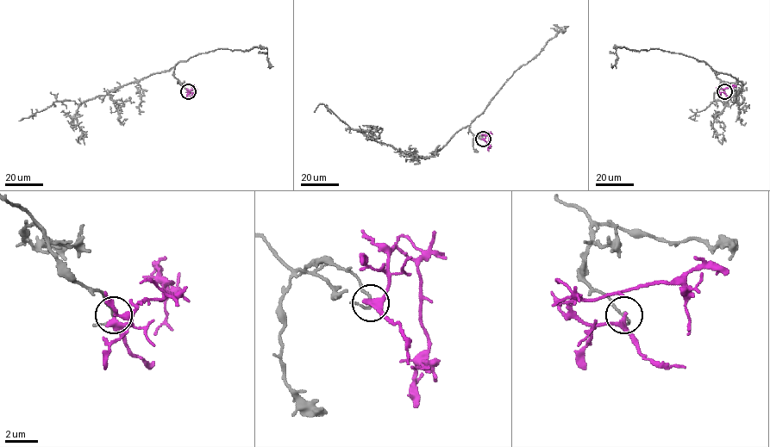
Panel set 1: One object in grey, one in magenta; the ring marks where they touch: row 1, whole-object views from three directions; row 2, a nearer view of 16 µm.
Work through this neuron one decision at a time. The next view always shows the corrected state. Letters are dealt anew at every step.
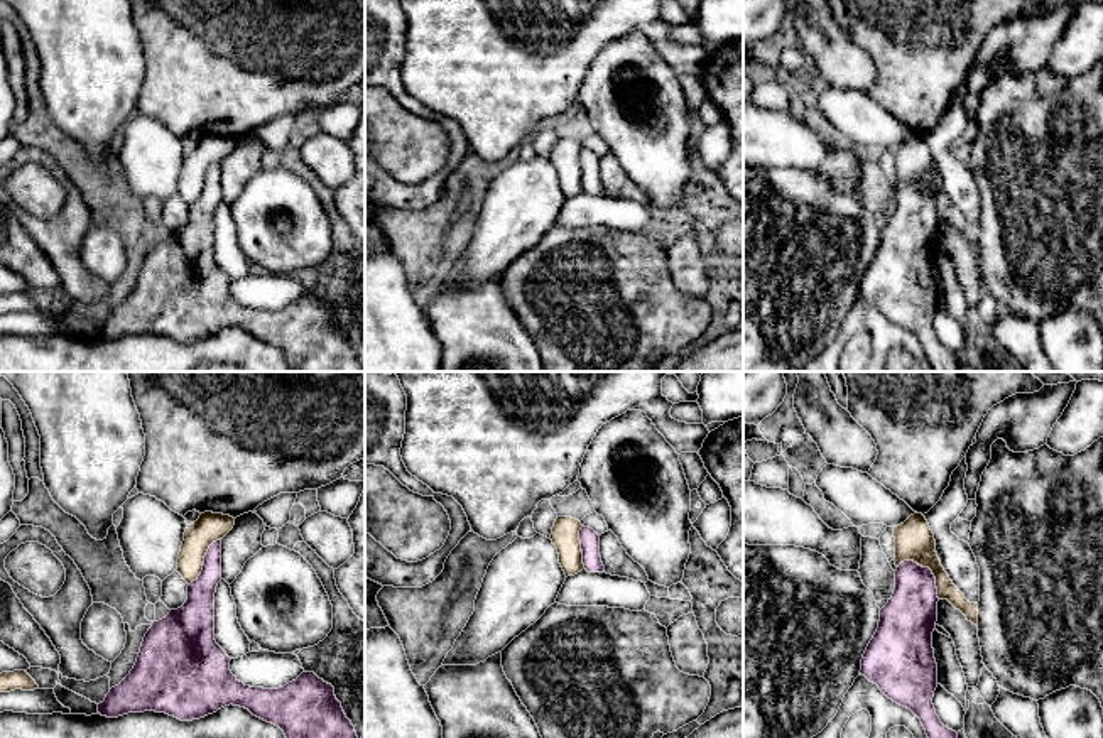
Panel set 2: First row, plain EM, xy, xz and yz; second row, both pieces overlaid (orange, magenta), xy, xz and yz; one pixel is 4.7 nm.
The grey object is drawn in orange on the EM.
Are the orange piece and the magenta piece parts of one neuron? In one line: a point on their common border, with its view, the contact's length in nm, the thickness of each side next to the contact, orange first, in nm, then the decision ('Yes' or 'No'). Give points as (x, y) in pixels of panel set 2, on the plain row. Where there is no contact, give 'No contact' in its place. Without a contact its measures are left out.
Touches orange at yz (928, 188). Shared border 260 nm. Thickness 190 nm (orange) against 240 nm. No

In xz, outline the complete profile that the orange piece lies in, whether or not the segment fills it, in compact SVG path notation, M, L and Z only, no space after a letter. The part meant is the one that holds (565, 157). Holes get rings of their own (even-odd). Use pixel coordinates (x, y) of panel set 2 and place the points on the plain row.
M557 138L552 149L551 162L557 171L559 186L568 198L584 191L579 162L581 144L571 138Z

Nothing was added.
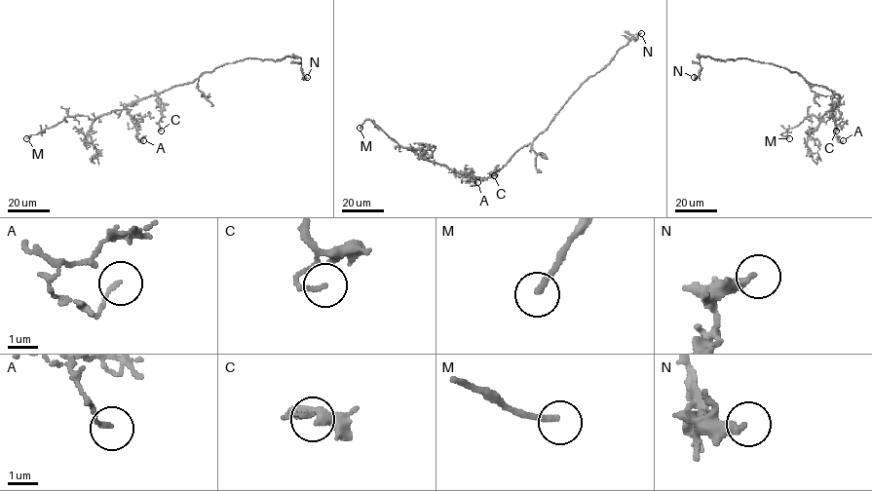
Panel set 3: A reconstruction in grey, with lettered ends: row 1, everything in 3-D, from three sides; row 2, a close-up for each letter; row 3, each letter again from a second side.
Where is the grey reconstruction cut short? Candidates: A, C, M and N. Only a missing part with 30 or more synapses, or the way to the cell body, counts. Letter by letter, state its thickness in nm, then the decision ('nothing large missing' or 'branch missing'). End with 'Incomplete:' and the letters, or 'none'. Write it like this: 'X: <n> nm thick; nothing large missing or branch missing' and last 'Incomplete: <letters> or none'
A: 140 nm thick; nothing large missing
C: 140 nm thick; nothing large missing
M: 200 nm thick; branch missing
N: 280 nm thick; nothing large missing
Incomplete: M

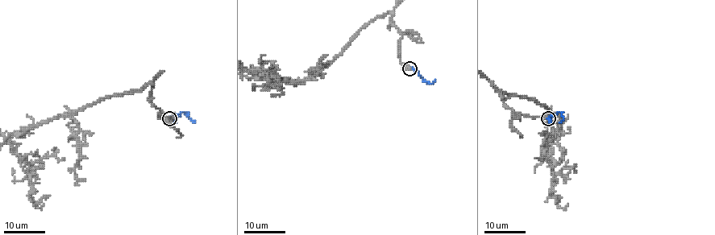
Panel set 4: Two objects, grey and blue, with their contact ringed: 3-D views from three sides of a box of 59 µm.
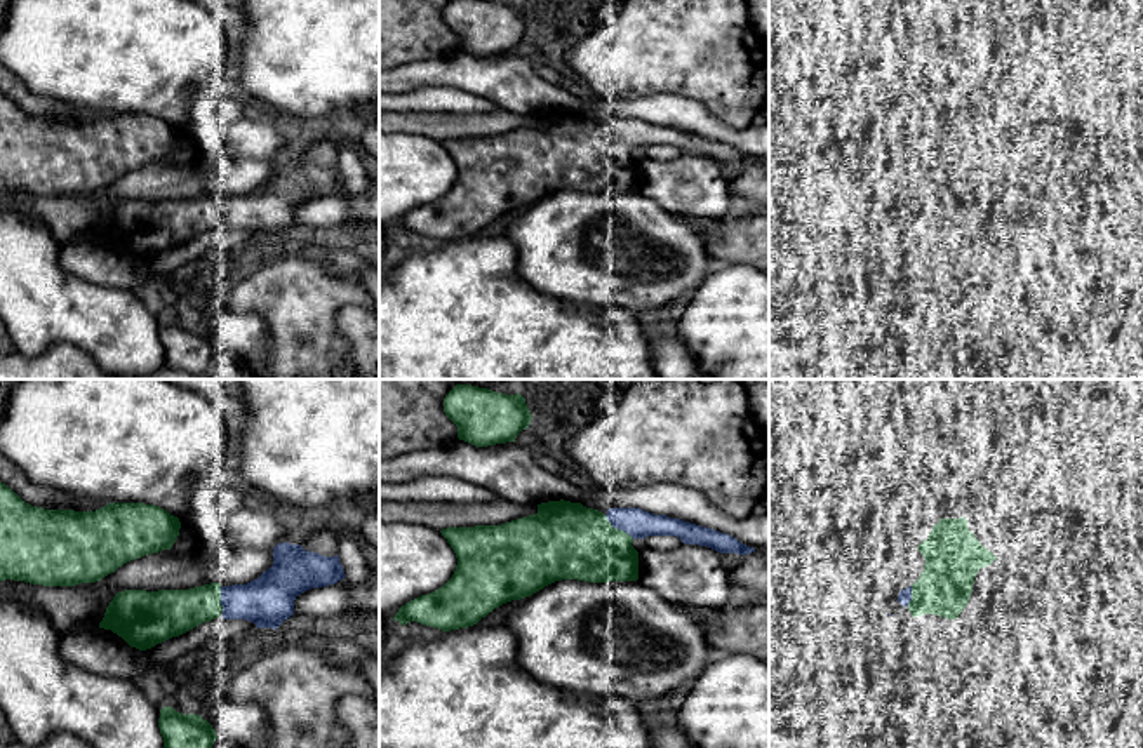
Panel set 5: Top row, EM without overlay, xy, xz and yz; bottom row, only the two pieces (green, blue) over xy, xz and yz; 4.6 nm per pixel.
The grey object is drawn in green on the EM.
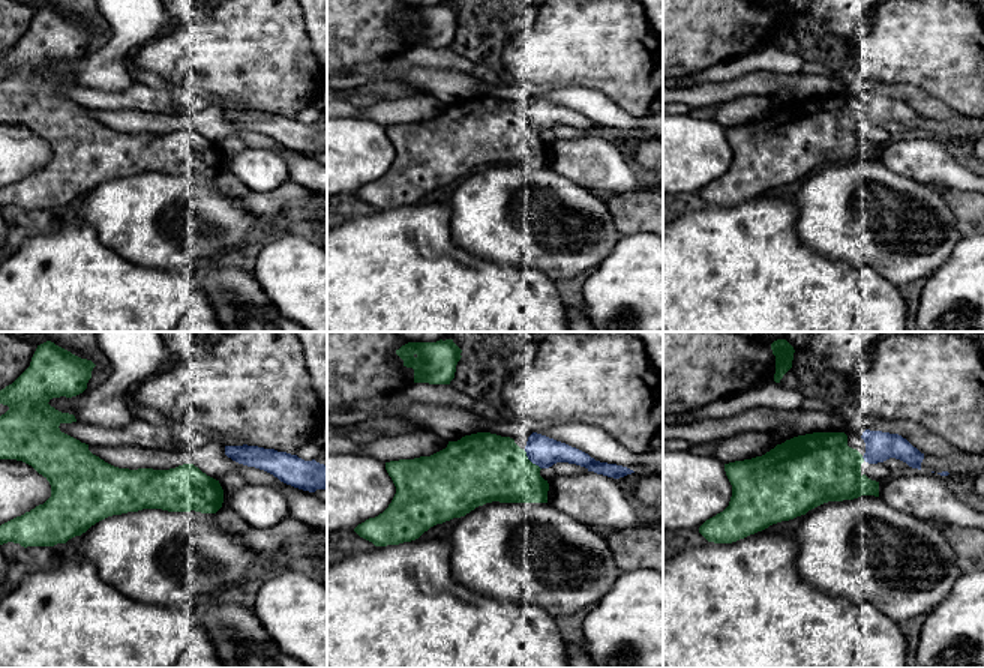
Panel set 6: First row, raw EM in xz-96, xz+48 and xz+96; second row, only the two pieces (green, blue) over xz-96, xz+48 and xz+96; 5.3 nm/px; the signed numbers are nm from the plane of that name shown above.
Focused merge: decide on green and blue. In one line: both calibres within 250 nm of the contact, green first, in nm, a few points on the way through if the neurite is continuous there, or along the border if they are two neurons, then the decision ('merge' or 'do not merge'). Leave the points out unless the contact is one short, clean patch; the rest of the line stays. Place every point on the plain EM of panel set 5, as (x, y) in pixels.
360 nm thick on the green side, 130 nm on the other; merge

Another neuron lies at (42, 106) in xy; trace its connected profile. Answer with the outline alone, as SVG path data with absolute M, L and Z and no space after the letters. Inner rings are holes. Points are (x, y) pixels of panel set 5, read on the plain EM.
M0 63L0 92L12 99L24 113L45 120L73 120L73 106L49 96L38 96L28 90L2 63Z

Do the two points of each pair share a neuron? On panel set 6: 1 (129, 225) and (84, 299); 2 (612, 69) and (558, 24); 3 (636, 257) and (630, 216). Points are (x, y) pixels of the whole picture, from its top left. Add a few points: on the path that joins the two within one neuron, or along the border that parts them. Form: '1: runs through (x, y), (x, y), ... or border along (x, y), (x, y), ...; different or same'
1: border along (90, 224), (105, 245), (144, 267); different
2: runs through (599, 56), (584, 41), (572, 38); same
3: border along (647, 231), (633, 231), (623, 236); different

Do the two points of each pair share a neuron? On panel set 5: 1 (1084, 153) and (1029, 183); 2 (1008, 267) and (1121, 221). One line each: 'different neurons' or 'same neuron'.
1: different neurons
2: different neurons

